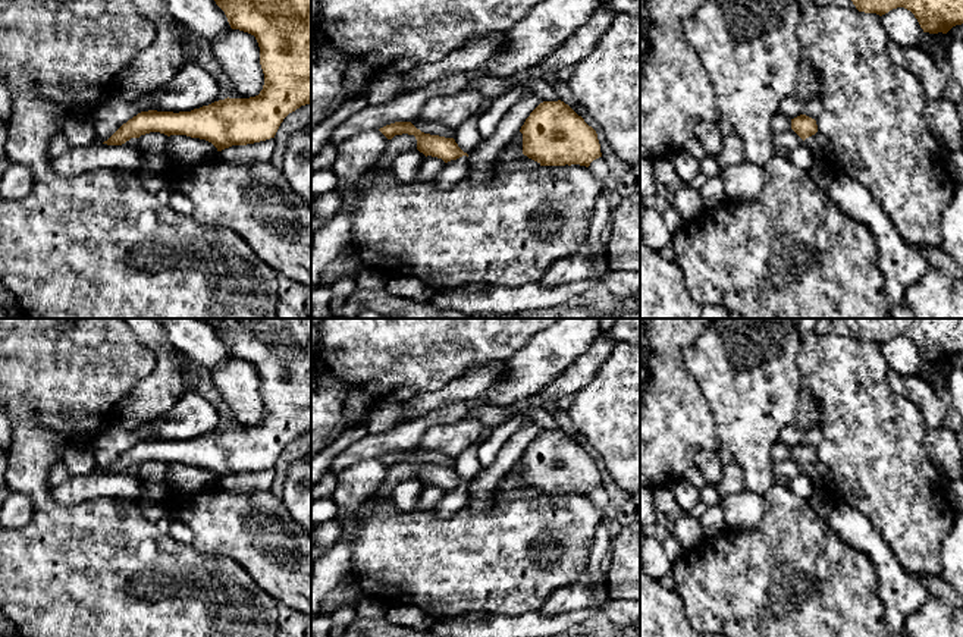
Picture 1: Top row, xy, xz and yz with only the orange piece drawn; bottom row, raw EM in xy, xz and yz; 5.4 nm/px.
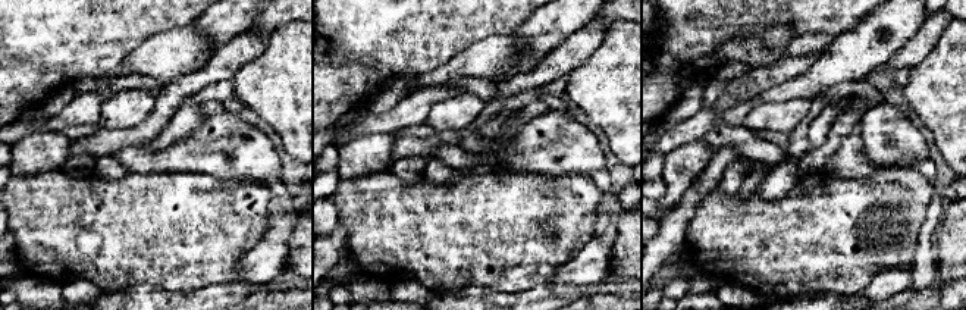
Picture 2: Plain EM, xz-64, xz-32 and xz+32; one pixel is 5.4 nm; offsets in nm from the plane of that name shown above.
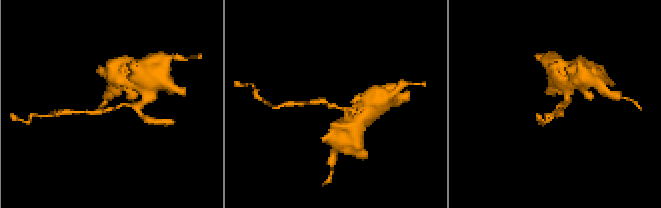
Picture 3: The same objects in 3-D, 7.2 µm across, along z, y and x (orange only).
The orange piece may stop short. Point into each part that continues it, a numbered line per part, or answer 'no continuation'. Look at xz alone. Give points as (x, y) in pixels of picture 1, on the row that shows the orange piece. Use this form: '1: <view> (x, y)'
no continuation

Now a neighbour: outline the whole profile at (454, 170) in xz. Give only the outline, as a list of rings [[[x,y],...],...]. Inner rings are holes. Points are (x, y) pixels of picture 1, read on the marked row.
[[[467,156],[451,160],[446,163],[445,169],[433,179],[433,183],[439,189],[449,189],[457,182],[459,182],[470,172],[470,169],[471,166]]]

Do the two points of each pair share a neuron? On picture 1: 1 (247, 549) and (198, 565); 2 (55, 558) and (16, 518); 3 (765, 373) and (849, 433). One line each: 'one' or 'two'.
1: two
2: two
3: two

